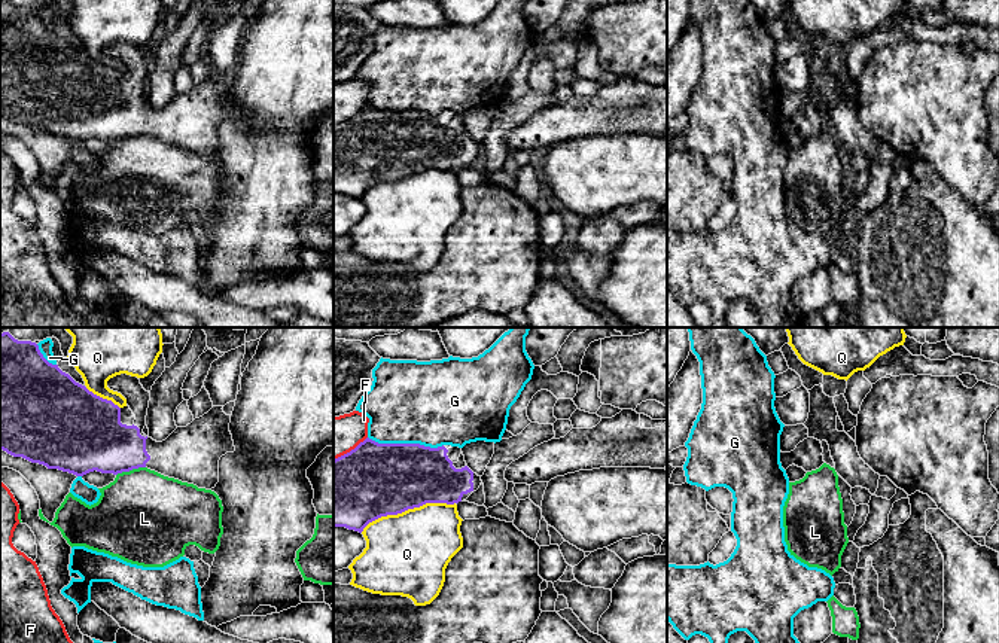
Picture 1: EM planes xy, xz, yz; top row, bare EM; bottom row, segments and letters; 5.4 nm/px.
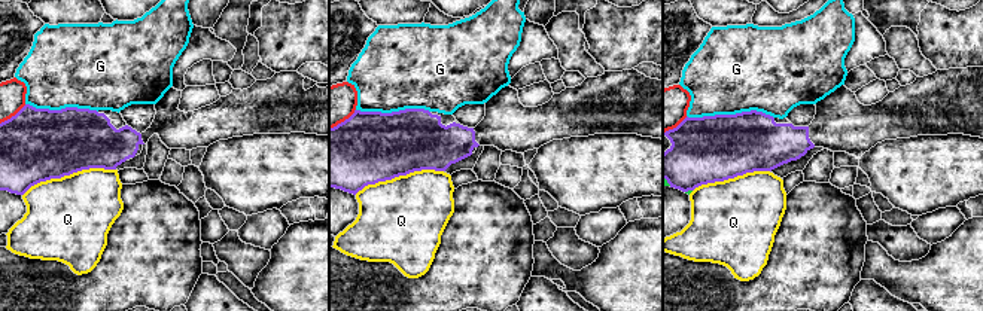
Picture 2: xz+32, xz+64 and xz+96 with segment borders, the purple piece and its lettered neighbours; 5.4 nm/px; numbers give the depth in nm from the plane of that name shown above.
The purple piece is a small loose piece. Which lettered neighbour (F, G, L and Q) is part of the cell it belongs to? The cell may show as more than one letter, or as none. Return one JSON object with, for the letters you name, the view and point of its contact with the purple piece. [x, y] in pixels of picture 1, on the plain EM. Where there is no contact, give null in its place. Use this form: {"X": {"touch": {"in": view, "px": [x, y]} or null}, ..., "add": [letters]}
{"add": []}

